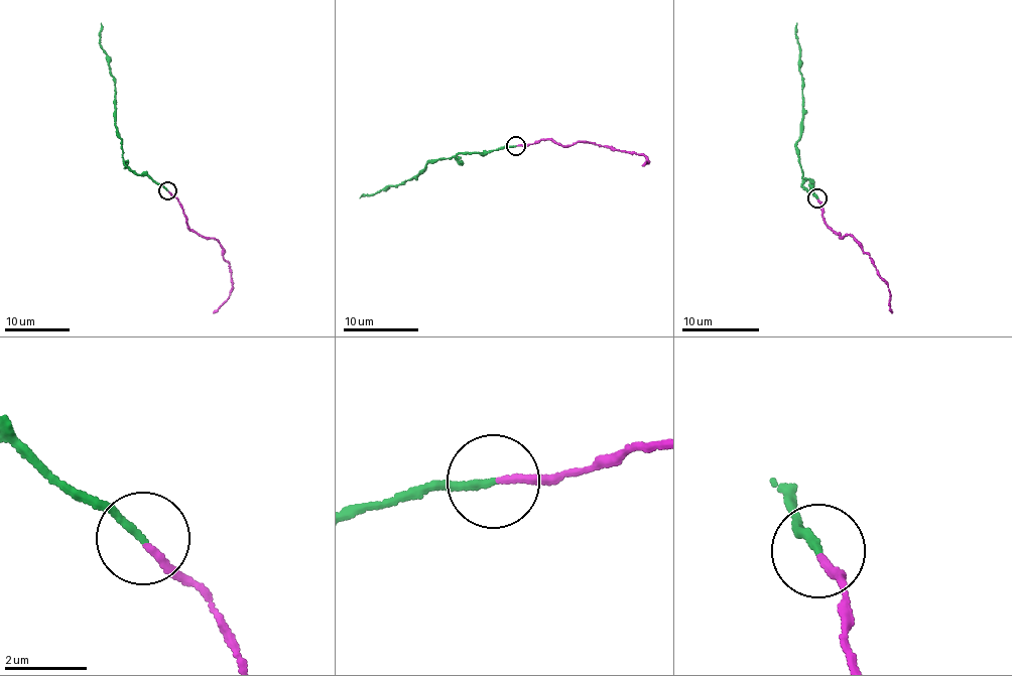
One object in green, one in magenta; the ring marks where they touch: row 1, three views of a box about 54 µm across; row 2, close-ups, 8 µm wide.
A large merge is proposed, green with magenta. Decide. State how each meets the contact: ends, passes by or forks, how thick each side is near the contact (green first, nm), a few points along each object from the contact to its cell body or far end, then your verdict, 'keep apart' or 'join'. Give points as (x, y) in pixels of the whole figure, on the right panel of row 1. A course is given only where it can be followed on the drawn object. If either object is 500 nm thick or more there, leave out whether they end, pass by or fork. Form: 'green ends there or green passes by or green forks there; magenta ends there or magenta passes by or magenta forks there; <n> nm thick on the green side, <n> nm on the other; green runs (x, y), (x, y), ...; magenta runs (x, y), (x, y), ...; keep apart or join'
green ends there; magenta ends there; 170 nm thick on the green side, 170 nm on the other; green runs (816, 197), (812, 196), (812, 187), (806, 191), (803, 184), (796, 146), (802, 120), (802, 94), (796, 23); magenta runs (816, 199), (823, 206), (825, 224), (841, 238), (849, 234), (869, 256), (888, 289), (892, 313); join

